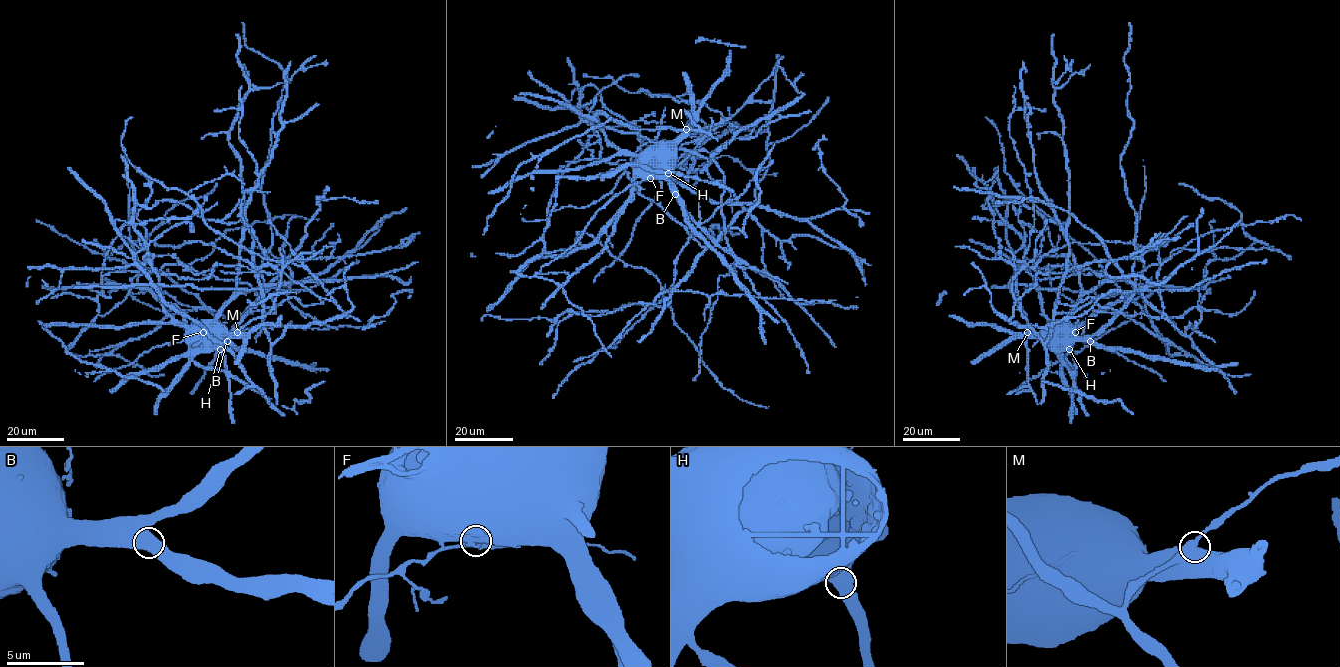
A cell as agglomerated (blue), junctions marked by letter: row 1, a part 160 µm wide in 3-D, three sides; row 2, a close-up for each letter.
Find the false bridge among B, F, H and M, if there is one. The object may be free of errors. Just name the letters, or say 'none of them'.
F

